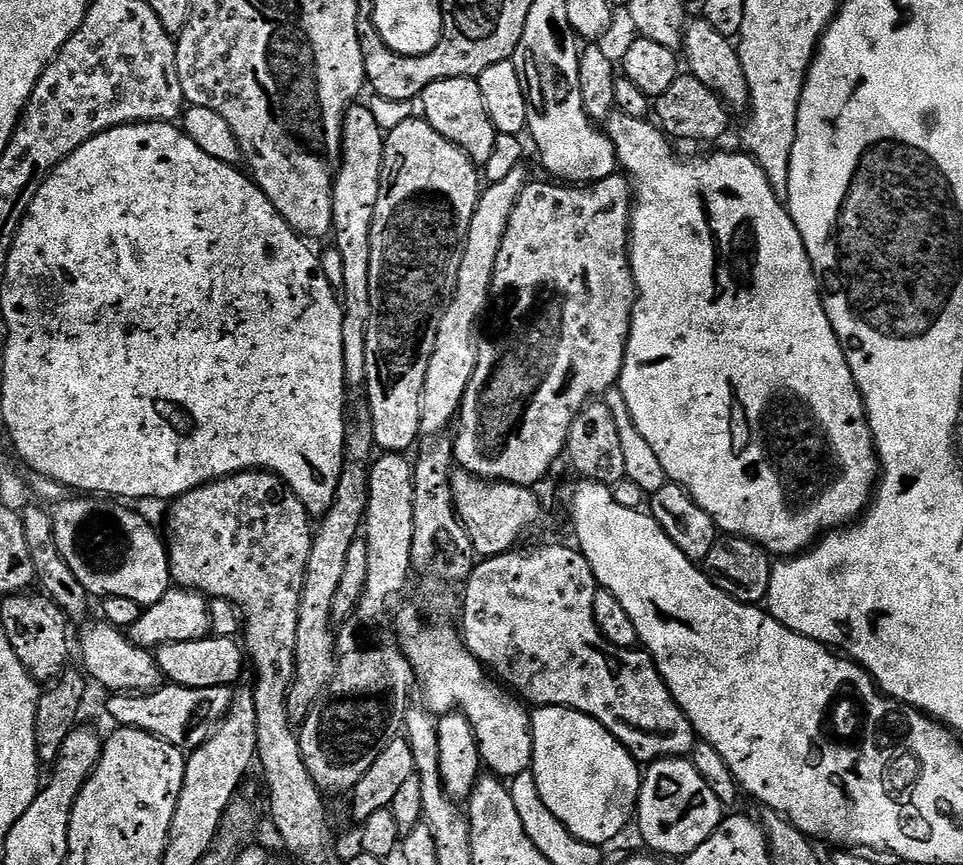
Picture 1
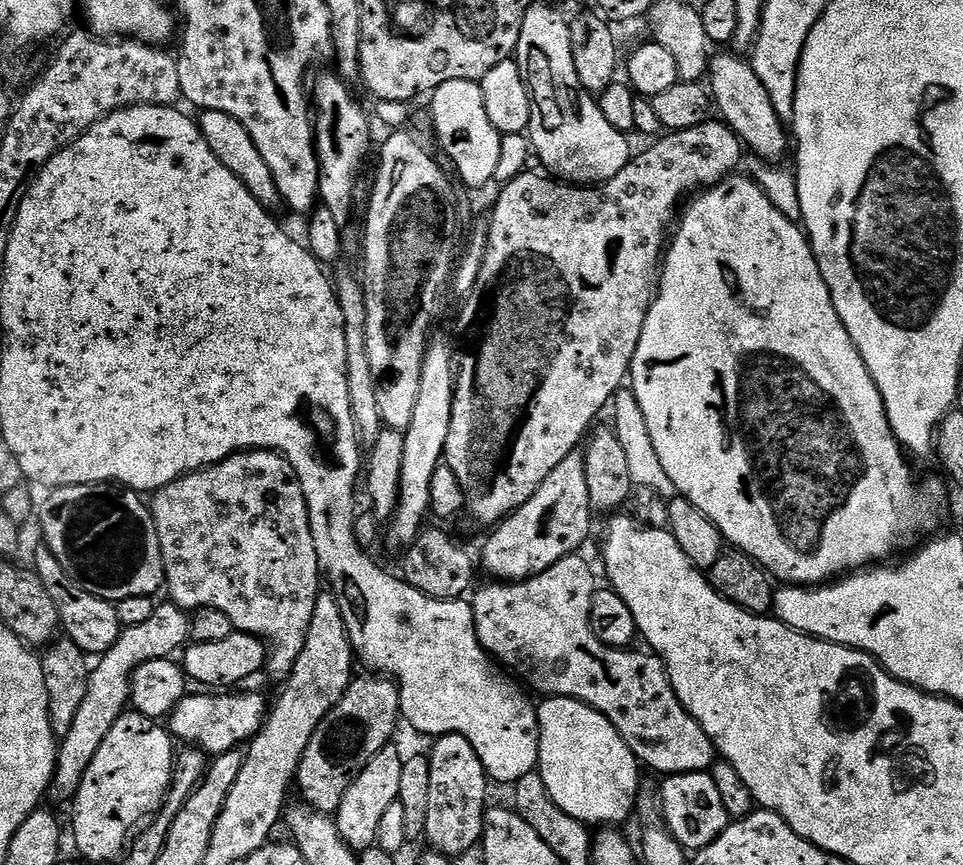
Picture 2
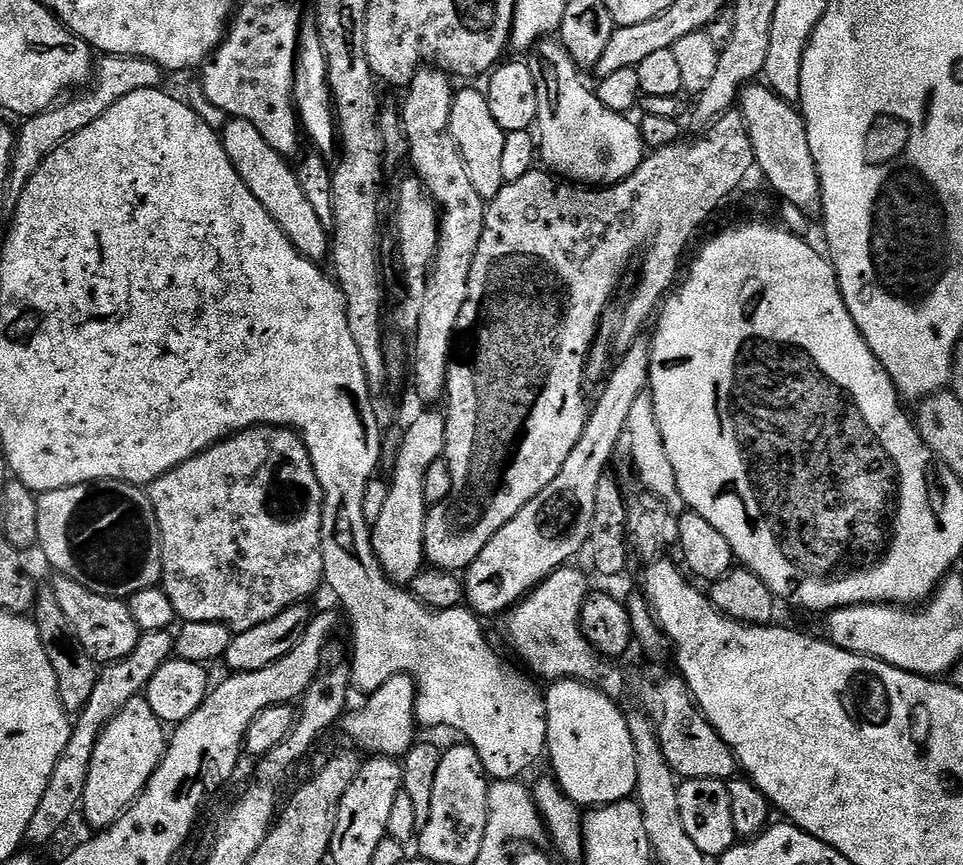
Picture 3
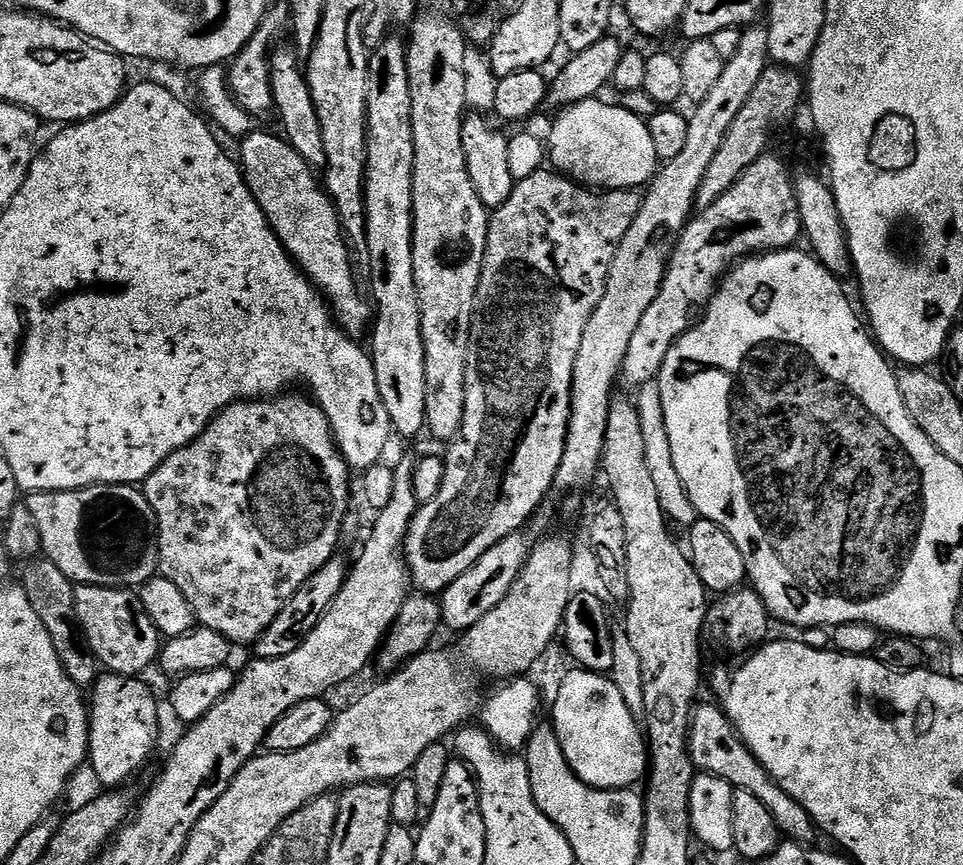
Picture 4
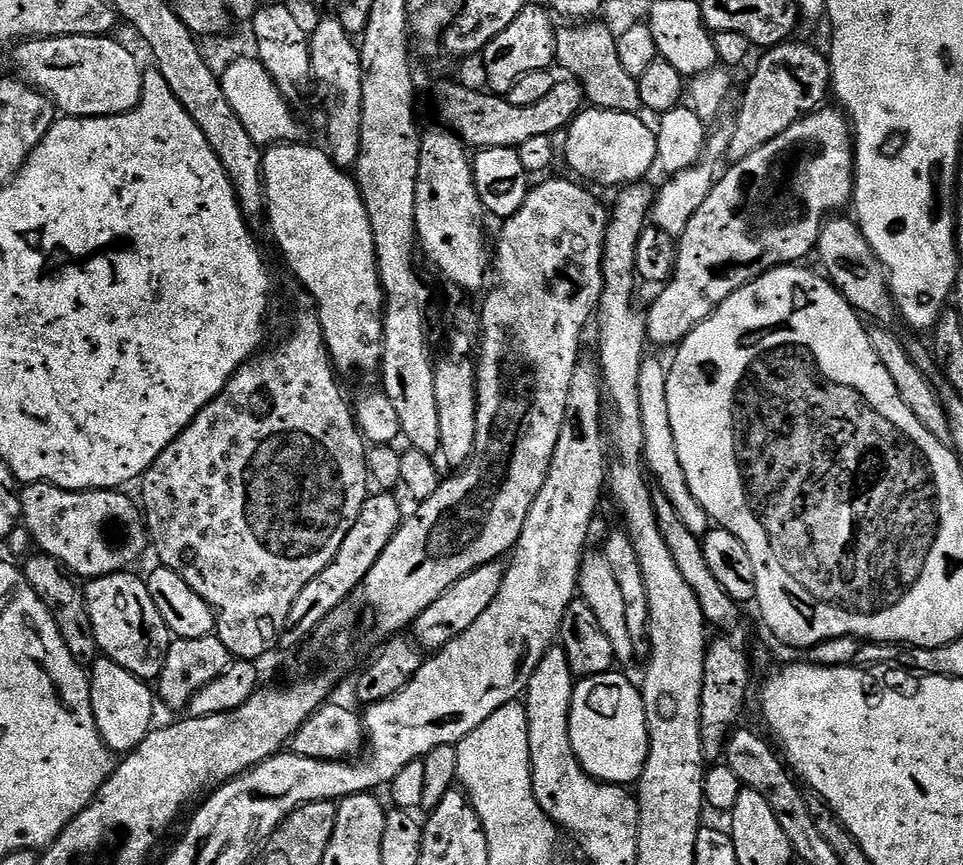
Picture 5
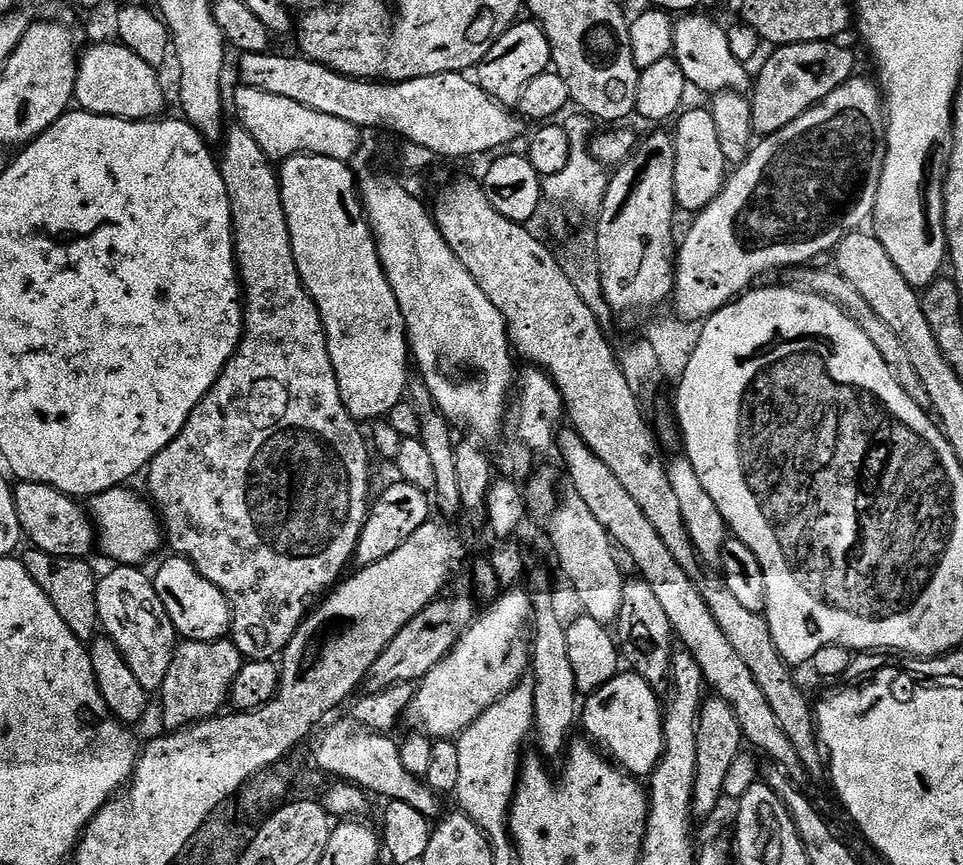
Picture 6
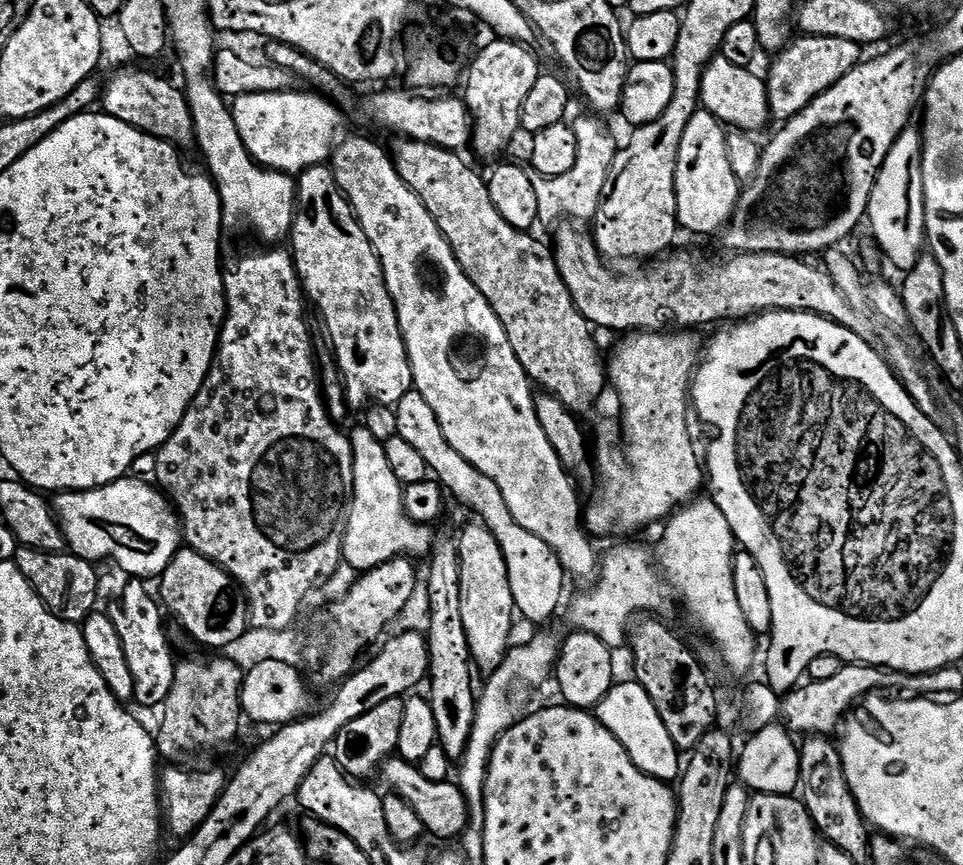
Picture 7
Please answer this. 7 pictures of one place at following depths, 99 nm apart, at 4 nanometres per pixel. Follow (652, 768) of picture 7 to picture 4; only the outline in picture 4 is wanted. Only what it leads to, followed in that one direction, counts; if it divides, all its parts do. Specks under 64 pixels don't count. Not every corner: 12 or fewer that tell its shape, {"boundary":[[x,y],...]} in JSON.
{"boundary":[[573,667],[550,723],[574,774],[631,789],[650,757],[607,676]]}

